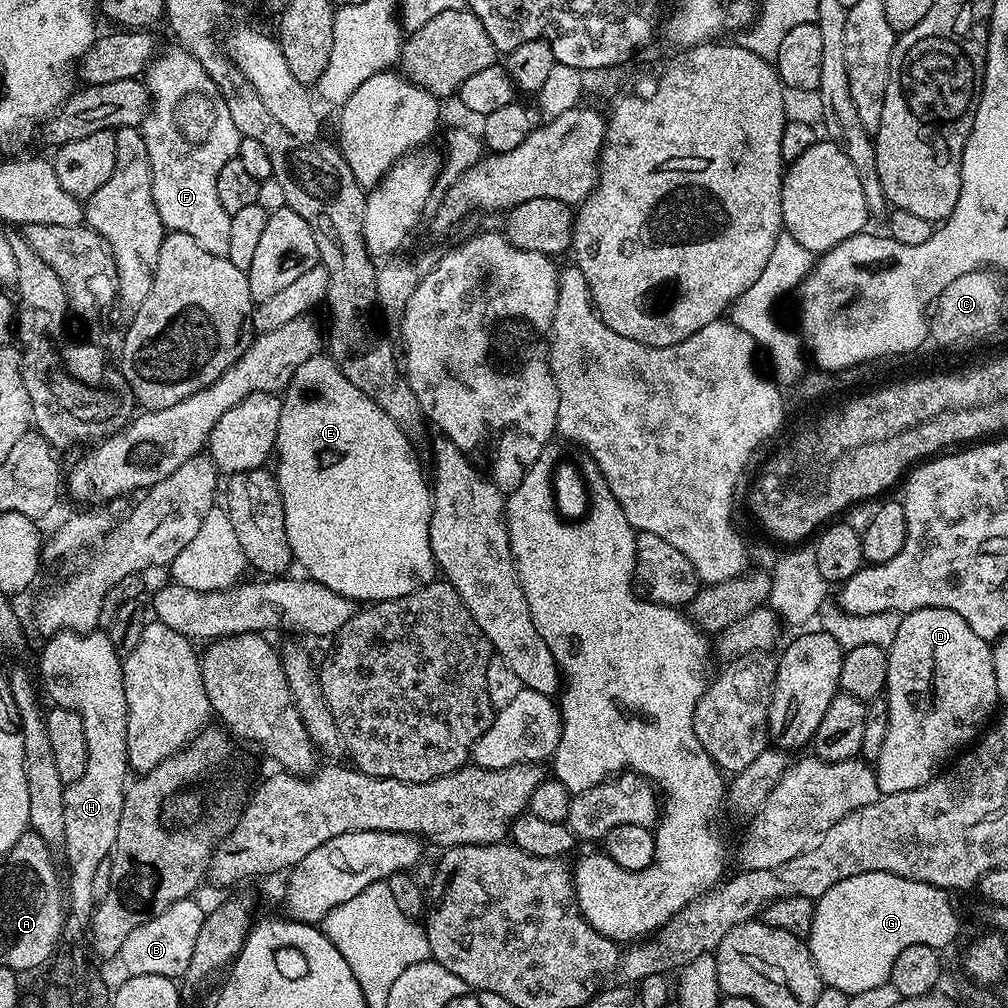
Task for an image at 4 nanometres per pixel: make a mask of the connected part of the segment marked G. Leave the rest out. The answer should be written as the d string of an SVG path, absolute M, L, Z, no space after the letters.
M863 872L854 874L826 890L815 901L814 926L806 938L812 951L816 972L827 987L842 990L847 996L862 994L874 986L882 986L892 979L894 958L906 950L906 946L930 946L937 950L944 947L960 932L960 916L948 901L949 889L926 882L902 878L889 872Z

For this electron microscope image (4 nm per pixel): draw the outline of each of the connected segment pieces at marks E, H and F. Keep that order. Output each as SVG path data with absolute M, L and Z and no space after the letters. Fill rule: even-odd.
M317 354L302 364L294 374L294 378L288 384L282 396L284 405L282 406L282 418L278 418L278 438L276 439L274 475L276 485L282 494L282 510L286 518L286 538L290 542L293 561L297 565L301 564L305 568L307 575L316 580L322 586L342 594L346 598L357 602L379 602L382 600L393 600L402 598L414 590L433 583L437 575L438 567L435 558L432 556L430 526L432 516L432 489L429 477L420 469L420 464L416 461L416 452L413 441L408 439L408 435L382 410L382 406L375 404L350 378L342 374L342 370L332 361L332 357L327 354Z
M93 630L91 632L57 632L55 636L47 637L43 641L44 649L40 652L40 676L38 672L38 680L42 685L42 692L52 699L51 703L58 708L69 708L74 710L82 718L82 726L86 729L86 771L82 773L82 778L78 778L78 782L67 785L64 789L64 813L66 814L66 830L64 831L64 843L62 851L68 859L68 880L66 876L66 894L67 905L70 911L70 916L76 920L91 921L92 913L95 912L97 900L93 893L93 879L96 875L98 866L102 860L111 857L112 847L118 838L118 821L122 818L122 802L124 801L124 793L126 791L126 781L130 776L128 767L128 755L126 754L126 722L128 721L128 711L126 710L126 690L124 689L124 666L122 663L121 653L116 653L116 648L112 645L112 640L106 633L100 632L104 630Z
M171 47L165 52L163 49L148 66L146 83L151 104L148 117L138 128L146 142L146 154L150 156L154 206L165 229L190 234L202 250L210 250L210 254L215 256L227 256L232 218L226 210L222 210L222 202L218 202L218 170L222 170L226 162L237 159L242 137L238 126L234 126L230 118L226 98L222 98L210 74L202 70L202 62L198 62L198 58L191 56L185 48Z

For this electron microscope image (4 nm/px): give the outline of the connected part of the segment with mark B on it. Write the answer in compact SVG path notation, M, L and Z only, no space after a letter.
M196 898L182 902L174 902L158 918L150 918L150 922L142 922L138 930L131 932L122 942L122 950L118 957L124 963L128 976L138 974L162 974L173 978L183 977L186 966L190 966L190 954L194 954L194 942L198 938L198 930L202 930L205 909L200 909Z

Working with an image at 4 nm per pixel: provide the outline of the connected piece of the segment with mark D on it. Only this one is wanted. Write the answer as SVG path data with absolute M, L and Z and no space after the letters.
M919 608L903 613L898 634L886 651L890 730L886 730L886 742L882 742L882 754L874 762L874 767L881 793L889 796L895 792L918 790L934 779L957 753L977 739L978 733L989 723L988 715L998 704L998 697L989 641L978 638L978 634L974 634L974 630L970 630L970 626L966 626L964 619L954 614L954 610Z

